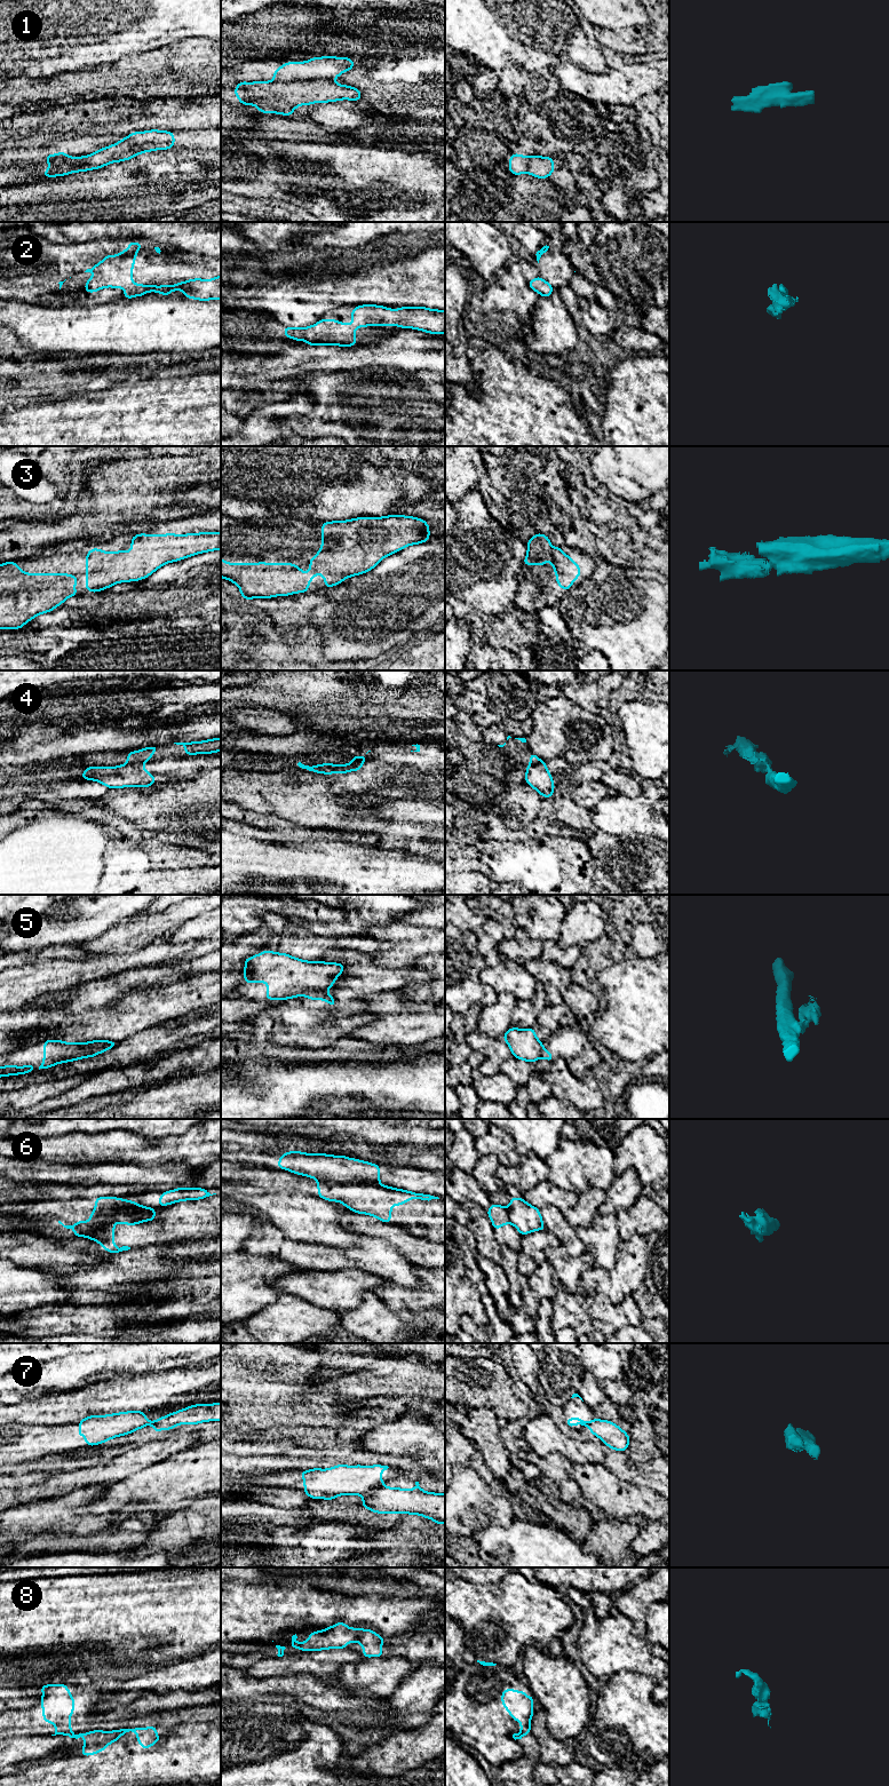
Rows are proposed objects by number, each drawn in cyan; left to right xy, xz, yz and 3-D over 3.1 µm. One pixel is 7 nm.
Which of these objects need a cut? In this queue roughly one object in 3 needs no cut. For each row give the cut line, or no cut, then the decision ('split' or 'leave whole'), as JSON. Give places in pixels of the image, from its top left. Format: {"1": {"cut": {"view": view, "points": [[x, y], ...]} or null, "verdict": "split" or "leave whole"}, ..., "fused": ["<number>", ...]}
{"1": {"cut": {"view": "xz", "points": [[331, 78], [274, 81]]}, "verdict": "split"}, "2": {"cut": null, "verdict": "leave whole"}, "3": {"cut": null, "verdict": "leave whole"}, "4": {"cut": {"view": "xy", "points": [[128, 763], [141, 764]]}, "verdict": "split"}, "5": {"cut": {"view": "xz", "points": [[324, 992], [306, 991], [302, 994]]}, "verdict": "split"}, "6": {"cut": {"view": "xy", "points": [[153, 1208], [143, 1217], [127, 1211], [104, 1214], [87, 1237]]}, "verdict": "split"}, "7": {"cut": {"view": "xz", "points": [[383, 1485], [364, 1494]]}, "verdict": "split"}, "8": {"cut": {"view": "xy", "points": [[72, 1733], [66, 1735]]}, "verdict": "split"}, "fused": ["1", "4", "5", "6", "7", "8"]}

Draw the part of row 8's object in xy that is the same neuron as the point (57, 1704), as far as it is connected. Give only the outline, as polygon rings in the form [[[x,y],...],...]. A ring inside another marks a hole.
[[[47,1684],[39,1686],[43,1692],[40,1699],[45,1723],[55,1724],[55,1735],[73,1735],[70,1718],[74,1710],[76,1701],[66,1684]]]

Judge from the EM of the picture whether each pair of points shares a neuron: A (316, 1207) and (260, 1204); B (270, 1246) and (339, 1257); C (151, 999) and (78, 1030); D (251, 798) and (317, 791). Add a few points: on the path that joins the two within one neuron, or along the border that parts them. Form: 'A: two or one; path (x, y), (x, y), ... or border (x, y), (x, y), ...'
A: one; path (302, 1207), (278, 1207), (274, 1205)
B: one; path (287, 1249), (307, 1255), (322, 1256)
C: one; path (133, 1015), (114, 1025), (96, 1025)
D: one; path (267, 791), (300, 791)

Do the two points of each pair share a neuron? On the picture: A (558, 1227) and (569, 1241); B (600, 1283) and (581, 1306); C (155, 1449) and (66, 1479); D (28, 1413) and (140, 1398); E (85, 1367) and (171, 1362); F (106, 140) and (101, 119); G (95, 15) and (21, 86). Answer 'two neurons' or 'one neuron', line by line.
A: one neuron
B: two neurons
C: one neuron
D: one neuron
E: one neuron
F: two neurons
G: two neurons

